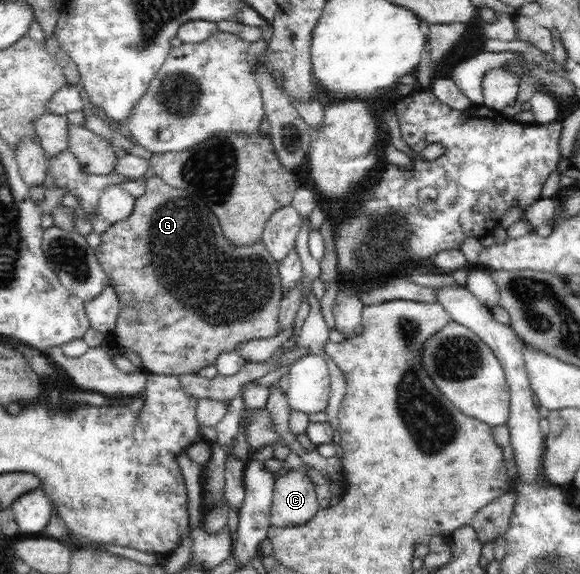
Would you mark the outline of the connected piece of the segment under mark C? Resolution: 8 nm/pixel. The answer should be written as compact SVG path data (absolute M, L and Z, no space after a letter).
M305 466L281 474L275 481L273 494L270 524L275 527L305 524L320 509L315 485Z

